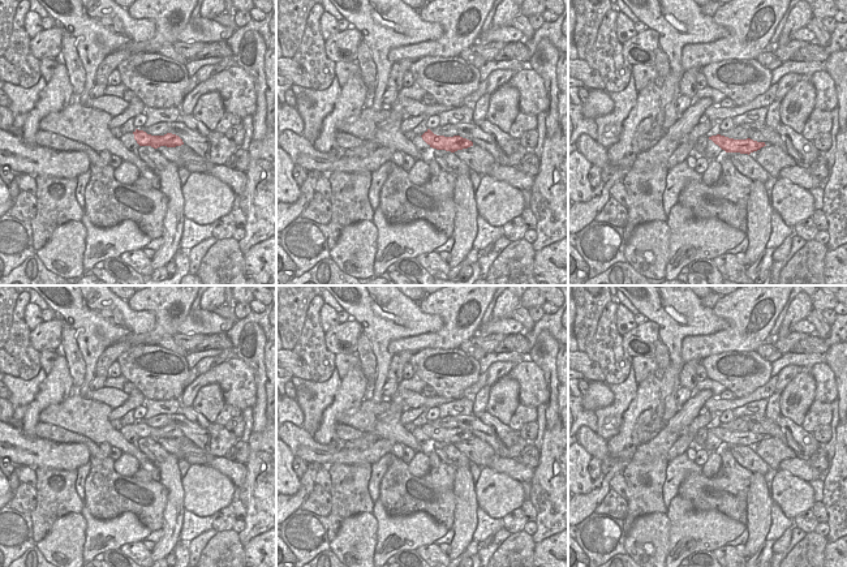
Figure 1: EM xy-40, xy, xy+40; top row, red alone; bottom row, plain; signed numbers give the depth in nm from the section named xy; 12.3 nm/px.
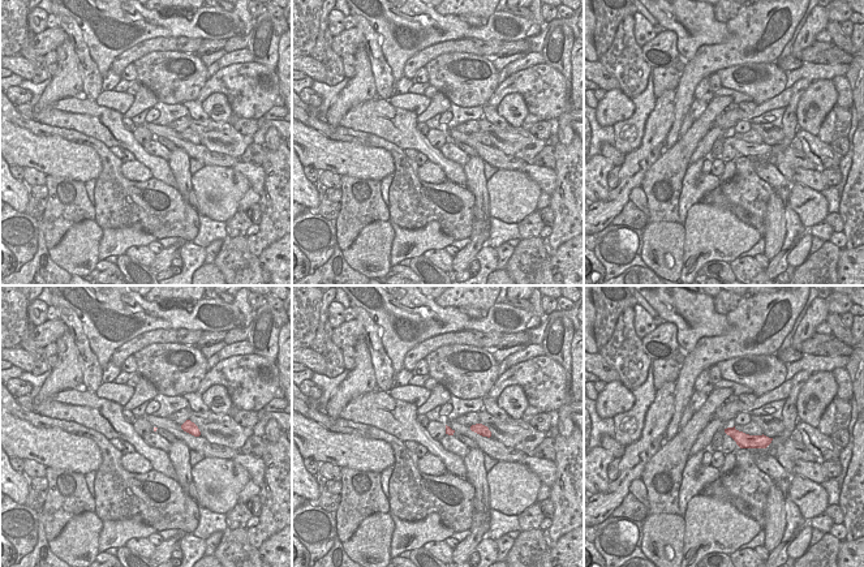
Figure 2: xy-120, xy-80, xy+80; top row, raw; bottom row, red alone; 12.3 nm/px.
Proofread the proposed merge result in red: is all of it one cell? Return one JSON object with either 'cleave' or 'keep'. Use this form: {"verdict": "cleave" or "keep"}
{"verdict": "keep"}

